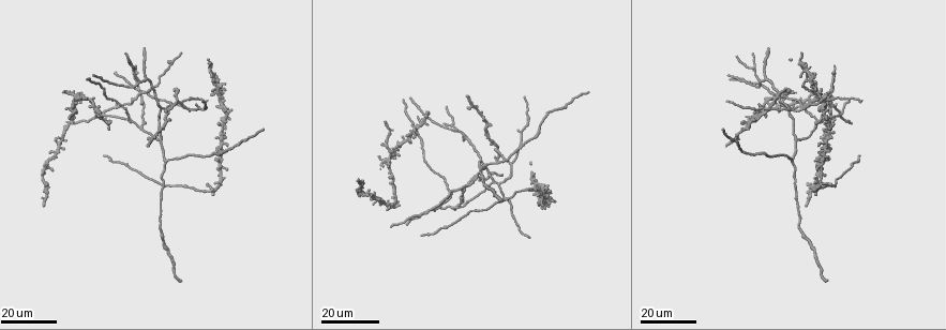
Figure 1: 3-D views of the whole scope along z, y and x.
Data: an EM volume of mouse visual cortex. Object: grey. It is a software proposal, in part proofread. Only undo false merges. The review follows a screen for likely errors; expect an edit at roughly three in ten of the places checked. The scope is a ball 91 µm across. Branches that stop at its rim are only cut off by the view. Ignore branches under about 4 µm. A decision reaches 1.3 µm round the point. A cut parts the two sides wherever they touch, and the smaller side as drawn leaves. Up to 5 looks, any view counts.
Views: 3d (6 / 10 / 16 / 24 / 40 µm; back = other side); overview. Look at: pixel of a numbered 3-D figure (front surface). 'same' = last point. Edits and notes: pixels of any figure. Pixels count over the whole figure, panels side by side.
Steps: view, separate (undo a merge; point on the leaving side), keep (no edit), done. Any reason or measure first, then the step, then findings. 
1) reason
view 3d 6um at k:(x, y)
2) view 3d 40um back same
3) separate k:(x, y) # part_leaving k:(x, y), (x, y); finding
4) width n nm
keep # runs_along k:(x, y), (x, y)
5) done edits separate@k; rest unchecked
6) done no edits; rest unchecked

three arms meet
view 3d 16um at 1:(775, 95)

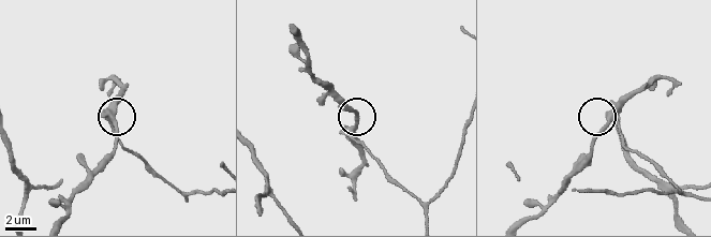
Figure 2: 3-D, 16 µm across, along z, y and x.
view 3d 6um at 2:(116, 121)

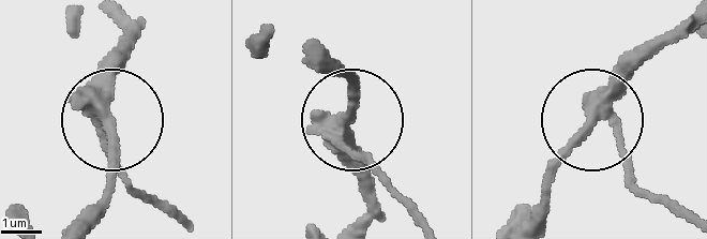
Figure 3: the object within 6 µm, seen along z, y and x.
side_arm 6 um
separate 3:(354, 168) # part_leaving 3:(329, 132), (346, 111), (346, 73), (335, 63); a second cell is stuck on

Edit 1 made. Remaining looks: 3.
branch point
view 3d 24um at 1:(139, 80)

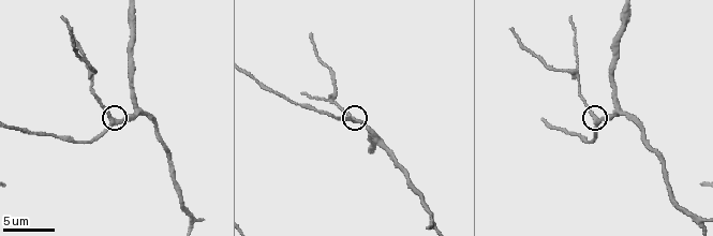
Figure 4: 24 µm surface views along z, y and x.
view 3d 10um at 4:(111, 123)

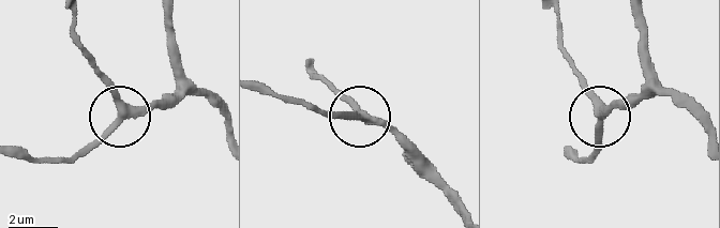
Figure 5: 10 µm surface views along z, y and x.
side_arm 15 um
keep # runs_along 5:(219, 111), (200, 94), (169, 92), (122, 114), (92, 64); continuous, no second cell

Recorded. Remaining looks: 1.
two arms in line, one across
view 3d 10um at 4:(332, 98)

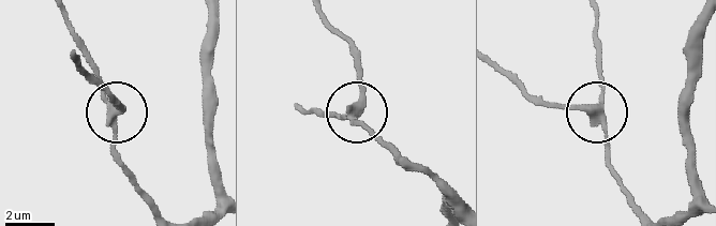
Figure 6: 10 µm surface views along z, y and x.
arms 3
keep # runs_along 6:(154, 210), (120, 161), (118, 112), (81, 41); continuous, no second cell

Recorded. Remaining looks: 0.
done edits separate@3; rest unchecked

